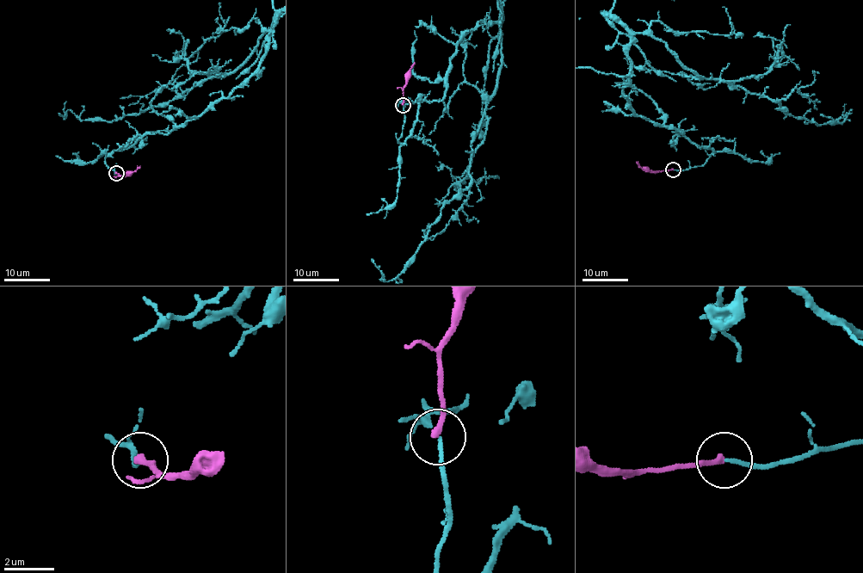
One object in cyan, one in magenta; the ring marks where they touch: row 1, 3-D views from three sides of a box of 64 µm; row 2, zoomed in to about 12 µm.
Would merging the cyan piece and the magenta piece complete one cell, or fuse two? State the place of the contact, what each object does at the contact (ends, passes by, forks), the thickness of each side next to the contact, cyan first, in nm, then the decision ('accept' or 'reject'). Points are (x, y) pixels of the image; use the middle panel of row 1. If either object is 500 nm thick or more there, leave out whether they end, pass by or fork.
(403, 105) | cyan ends | magenta ends | 150/260 nm | accept

